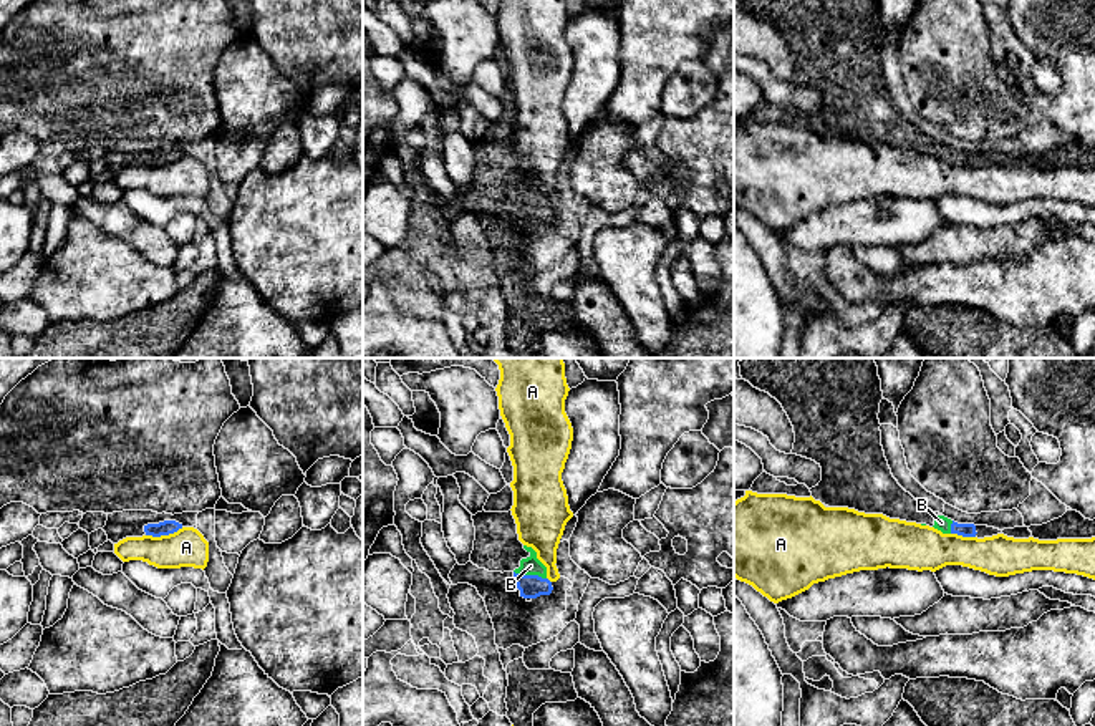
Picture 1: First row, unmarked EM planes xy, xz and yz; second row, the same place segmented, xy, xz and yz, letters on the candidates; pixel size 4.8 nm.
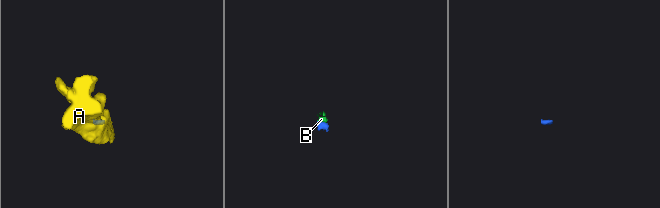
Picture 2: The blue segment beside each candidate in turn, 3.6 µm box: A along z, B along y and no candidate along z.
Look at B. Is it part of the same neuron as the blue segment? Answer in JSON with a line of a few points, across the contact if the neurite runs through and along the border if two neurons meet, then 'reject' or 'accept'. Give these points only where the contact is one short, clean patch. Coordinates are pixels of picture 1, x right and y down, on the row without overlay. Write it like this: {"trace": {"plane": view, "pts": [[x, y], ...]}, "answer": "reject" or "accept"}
{"answer": "accept"}

